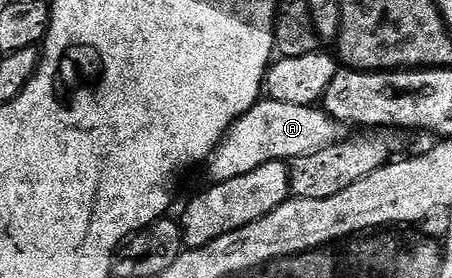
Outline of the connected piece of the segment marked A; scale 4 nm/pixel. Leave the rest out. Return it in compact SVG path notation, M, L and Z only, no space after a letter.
M263 98L230 127L225 138L219 142L218 149L210 155L209 179L219 184L228 178L248 174L251 170L256 170L256 166L264 166L264 162L289 162L304 154L316 154L316 150L324 150L343 138L344 126L322 111L321 107L292 106L292 102Z

